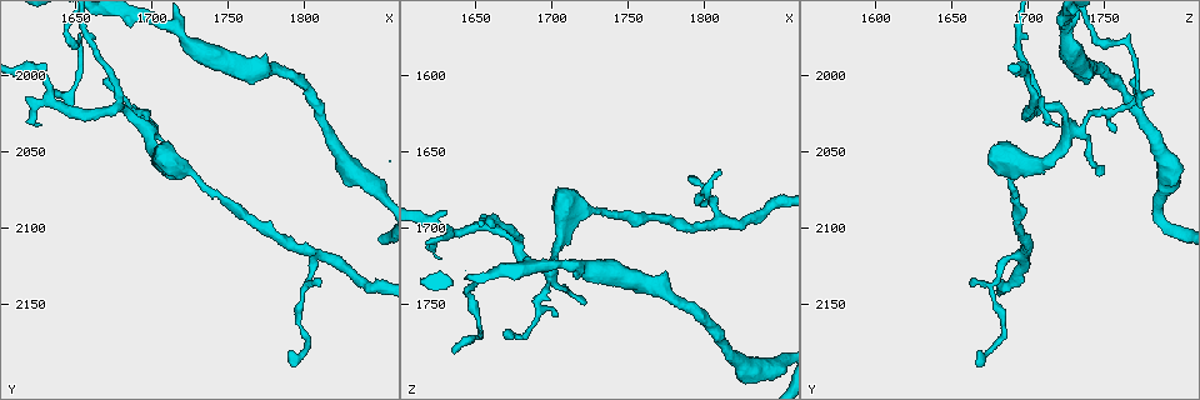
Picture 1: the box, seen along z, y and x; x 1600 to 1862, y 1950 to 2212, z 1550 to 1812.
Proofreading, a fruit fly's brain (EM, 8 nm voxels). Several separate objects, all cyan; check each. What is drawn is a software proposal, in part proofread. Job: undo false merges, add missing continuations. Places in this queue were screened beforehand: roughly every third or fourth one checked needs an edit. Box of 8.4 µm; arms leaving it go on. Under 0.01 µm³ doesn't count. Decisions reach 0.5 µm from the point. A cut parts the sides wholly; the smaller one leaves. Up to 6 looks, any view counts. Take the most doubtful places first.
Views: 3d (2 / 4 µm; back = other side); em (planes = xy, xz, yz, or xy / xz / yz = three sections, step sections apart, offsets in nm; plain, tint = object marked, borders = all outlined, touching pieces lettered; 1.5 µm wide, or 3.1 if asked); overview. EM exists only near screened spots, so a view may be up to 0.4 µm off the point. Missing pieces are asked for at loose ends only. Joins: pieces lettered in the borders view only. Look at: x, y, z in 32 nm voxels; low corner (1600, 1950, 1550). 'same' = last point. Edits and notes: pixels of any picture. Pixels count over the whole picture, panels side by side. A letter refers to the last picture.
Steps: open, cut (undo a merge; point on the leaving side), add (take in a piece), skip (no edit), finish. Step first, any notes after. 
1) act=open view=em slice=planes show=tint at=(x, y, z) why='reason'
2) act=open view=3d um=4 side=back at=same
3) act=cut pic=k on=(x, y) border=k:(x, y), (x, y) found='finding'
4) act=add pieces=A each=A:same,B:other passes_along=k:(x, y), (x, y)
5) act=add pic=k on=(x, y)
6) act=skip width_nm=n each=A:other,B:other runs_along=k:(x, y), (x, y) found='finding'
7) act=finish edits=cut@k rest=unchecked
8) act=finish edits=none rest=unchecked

act=open view=3d um=2 at=(1672, 2002, 1768) why='branch stops here'

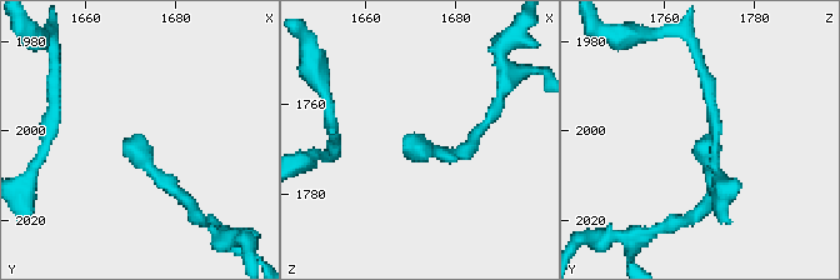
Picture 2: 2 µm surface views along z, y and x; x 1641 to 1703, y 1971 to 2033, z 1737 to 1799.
act=open view=em slice=planes show=borders at=(1671, 2003, 1767) why='need the tissue'

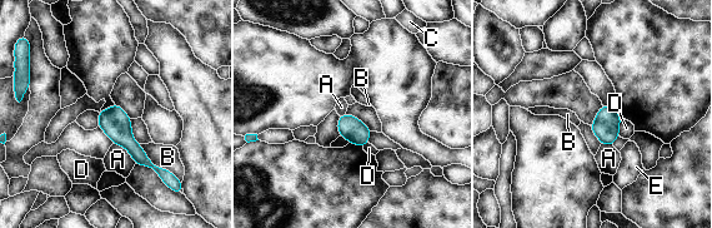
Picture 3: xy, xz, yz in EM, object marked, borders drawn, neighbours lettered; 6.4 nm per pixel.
act=skip width_nm=160 each=A:other,B:other,C:other,D:other,E:other border=3:(113, 143), (120, 144), (135, 163) found='no lettered piece goes on from it'

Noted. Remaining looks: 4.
act=open view=3d um=2 at=(1810, 2134, 1660) why='thin end'

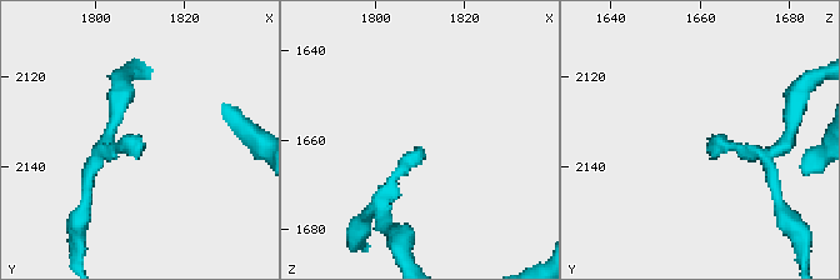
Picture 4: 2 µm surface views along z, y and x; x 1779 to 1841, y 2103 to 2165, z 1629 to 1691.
act=open view=em slice=yz step=8 show=borders at=(1810, 2135, 1662)

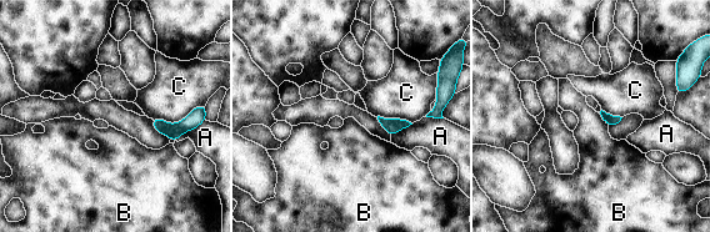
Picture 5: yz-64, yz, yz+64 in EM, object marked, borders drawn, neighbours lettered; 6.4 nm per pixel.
act=open view=em slice=xy step=8 show=borders at=same why='another direction'

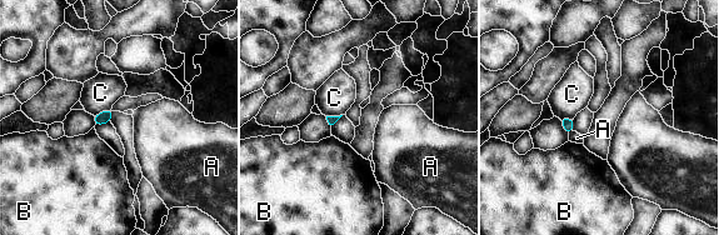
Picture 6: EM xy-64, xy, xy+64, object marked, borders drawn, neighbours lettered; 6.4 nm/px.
act=skip width_nm=80 each=A:other,B:other,C:other border=6:(574, 130), (569, 135) found='no lettered piece goes on from it'

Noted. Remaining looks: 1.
act=finish edits=none rest=unchecked

